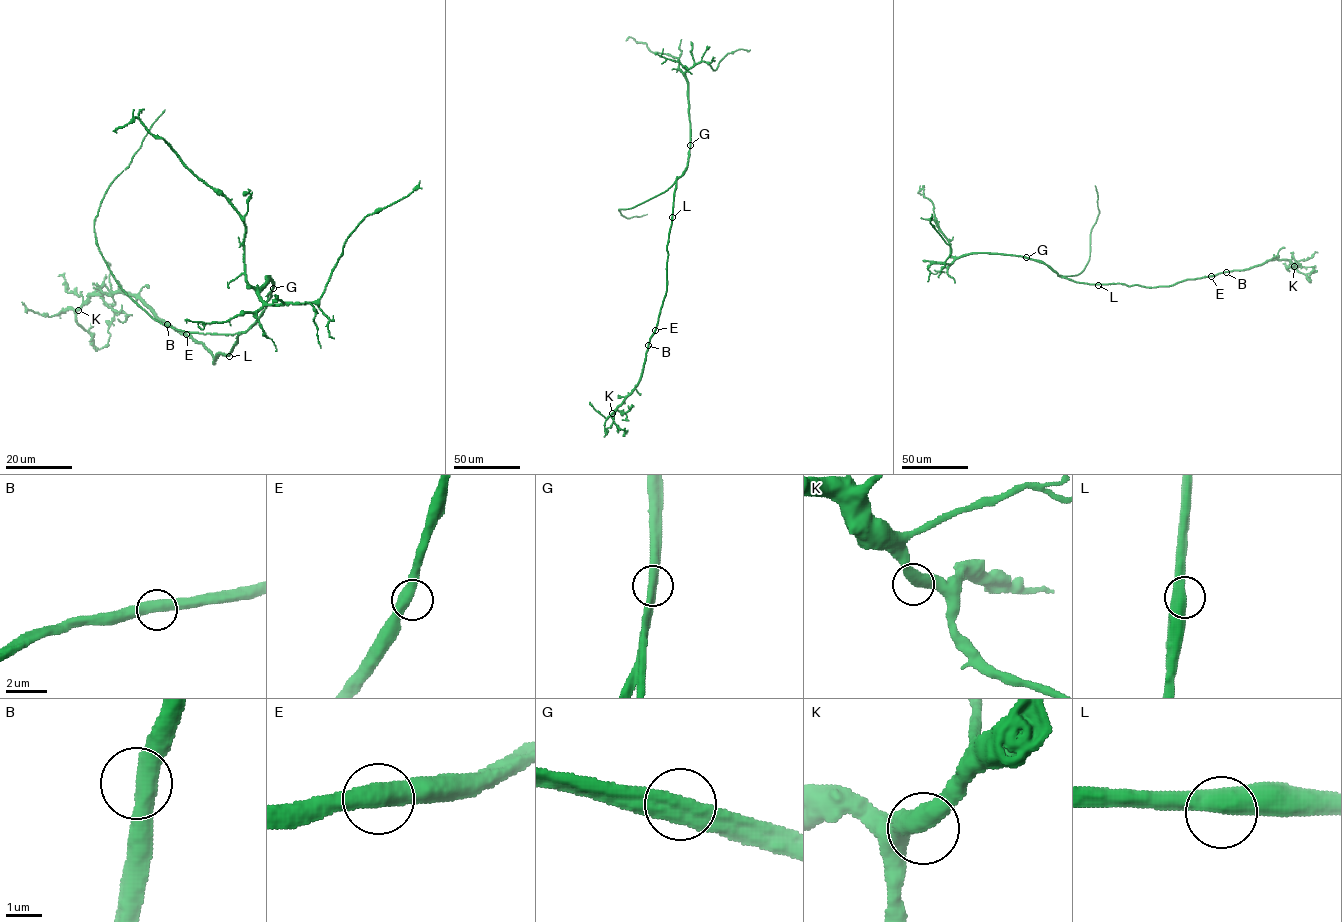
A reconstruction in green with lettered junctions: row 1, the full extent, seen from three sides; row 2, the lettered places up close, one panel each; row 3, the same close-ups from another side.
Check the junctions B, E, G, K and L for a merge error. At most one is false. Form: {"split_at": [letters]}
{"split_at": []}

